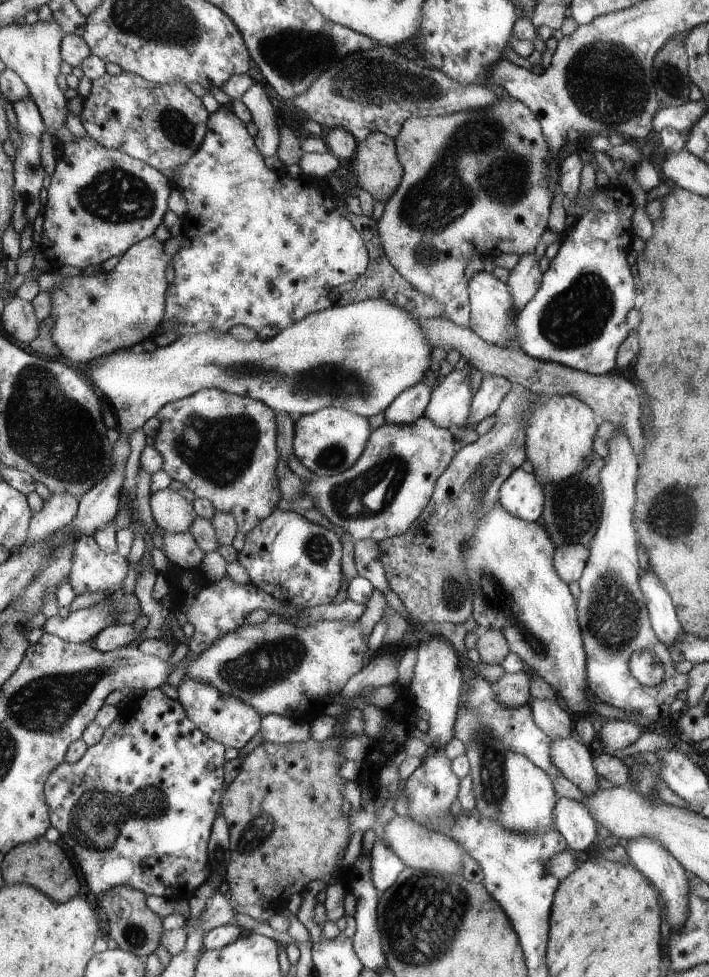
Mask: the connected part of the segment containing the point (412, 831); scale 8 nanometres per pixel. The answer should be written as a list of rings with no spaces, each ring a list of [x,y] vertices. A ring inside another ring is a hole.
[[[394,815],[392,820],[388,821],[384,828],[384,840],[388,842],[388,846],[398,854],[398,858],[404,862],[406,867],[412,867],[416,870],[424,870],[431,872],[440,872],[440,874],[462,874],[462,847],[453,838],[440,834],[436,831],[428,830],[424,826],[420,826],[418,821],[414,822],[412,818],[402,818],[402,816]]]

